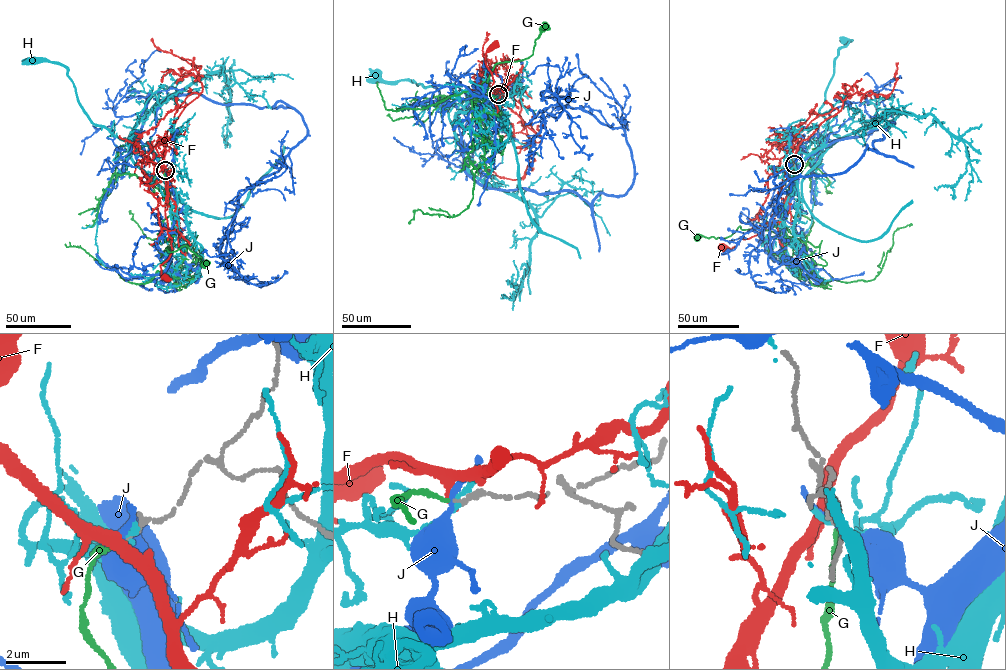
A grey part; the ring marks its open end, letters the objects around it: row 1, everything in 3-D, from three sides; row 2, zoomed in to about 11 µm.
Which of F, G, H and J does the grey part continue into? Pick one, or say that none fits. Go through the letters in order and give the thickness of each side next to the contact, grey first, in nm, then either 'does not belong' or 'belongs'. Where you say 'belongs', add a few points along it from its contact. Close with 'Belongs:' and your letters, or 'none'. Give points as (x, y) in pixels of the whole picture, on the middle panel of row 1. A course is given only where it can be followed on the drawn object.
F: calibres 200 and 130 nm; does not belong
G: calibres 170 and 130 nm; belongs; course (497, 94), (494, 105), (489, 99), (483, 102), (493, 66), (528, 58), (540, 30), (545, 26)
H: calibres 200 and 200 nm; does not belong
J: calibres 180 and 260 nm; does not belong
Belongs: G

